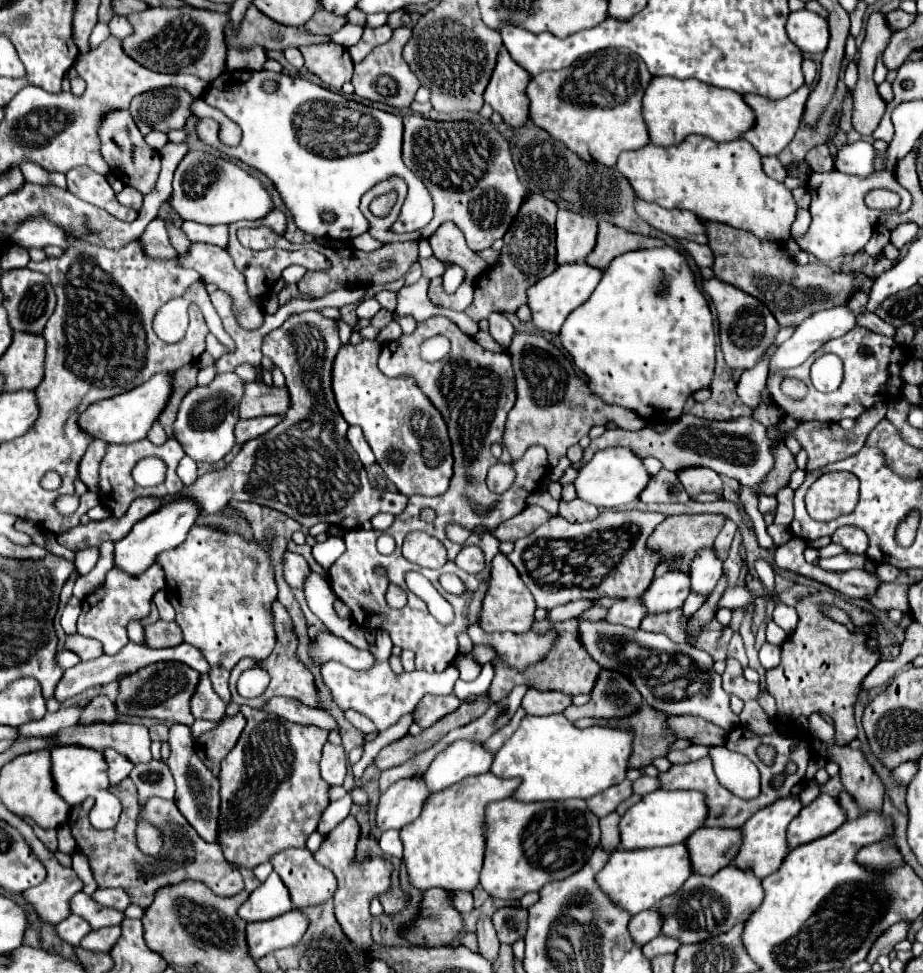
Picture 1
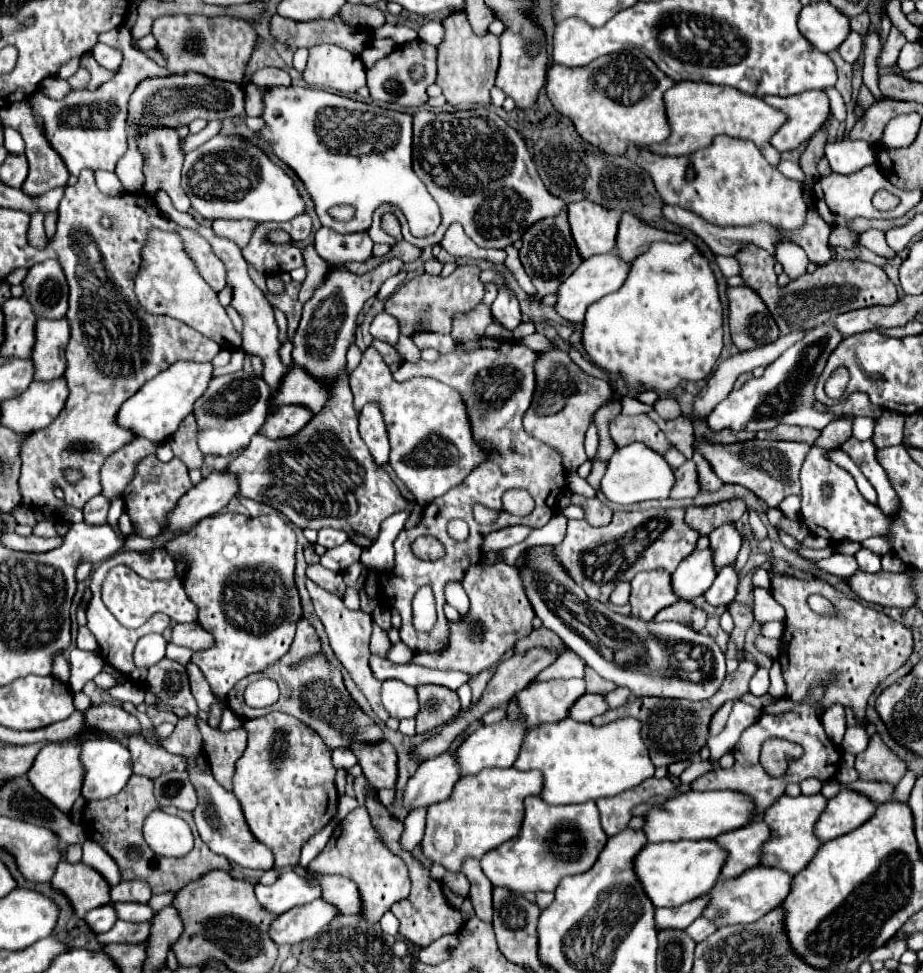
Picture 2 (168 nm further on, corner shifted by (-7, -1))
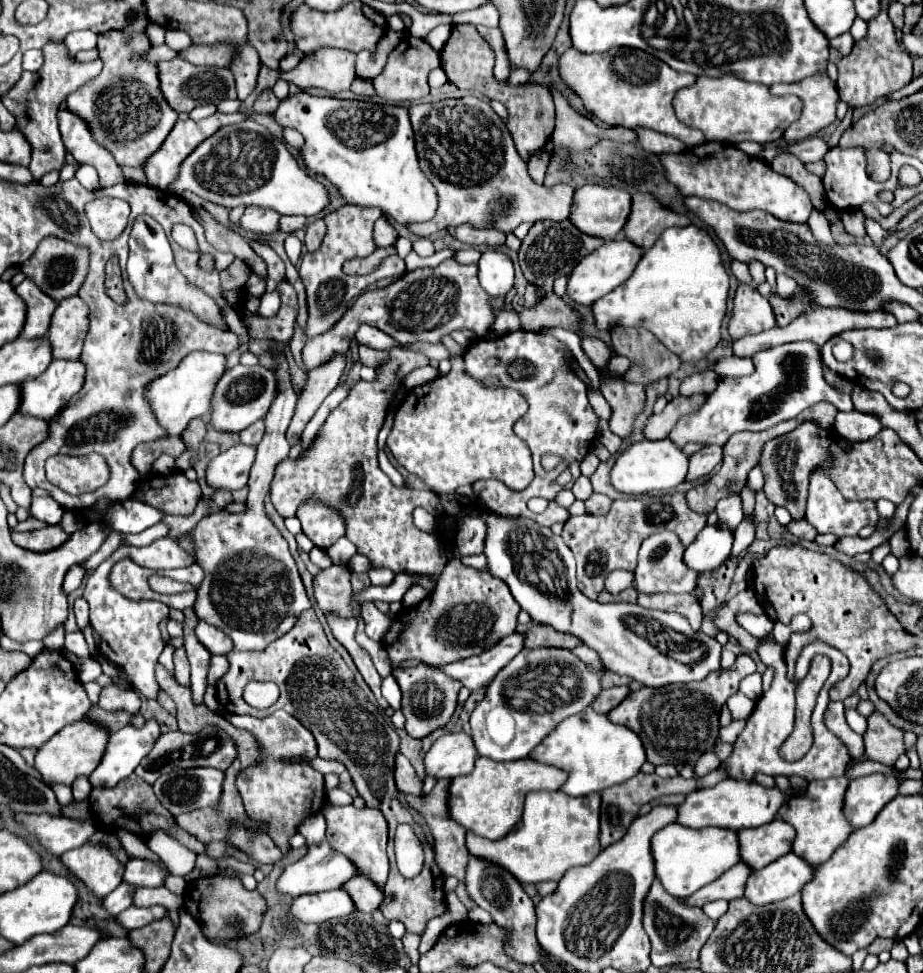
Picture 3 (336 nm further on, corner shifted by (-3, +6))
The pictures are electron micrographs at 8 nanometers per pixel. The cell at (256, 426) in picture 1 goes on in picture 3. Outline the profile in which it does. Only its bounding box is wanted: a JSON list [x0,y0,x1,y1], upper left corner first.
[287,357,345,445]

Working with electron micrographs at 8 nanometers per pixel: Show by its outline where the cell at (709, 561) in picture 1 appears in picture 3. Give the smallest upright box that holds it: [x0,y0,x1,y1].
[715,497,743,533]

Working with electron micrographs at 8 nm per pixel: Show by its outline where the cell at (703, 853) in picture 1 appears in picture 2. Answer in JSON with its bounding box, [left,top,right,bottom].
[715,820,771,878]

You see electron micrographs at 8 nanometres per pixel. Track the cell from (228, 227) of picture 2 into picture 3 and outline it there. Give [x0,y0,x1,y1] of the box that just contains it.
[241,207,279,233]

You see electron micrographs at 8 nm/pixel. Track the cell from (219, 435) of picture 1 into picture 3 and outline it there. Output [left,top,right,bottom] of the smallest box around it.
[209,365,275,433]

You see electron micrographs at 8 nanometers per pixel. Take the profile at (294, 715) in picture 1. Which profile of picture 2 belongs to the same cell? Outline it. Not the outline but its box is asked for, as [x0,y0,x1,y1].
[355,742,397,790]

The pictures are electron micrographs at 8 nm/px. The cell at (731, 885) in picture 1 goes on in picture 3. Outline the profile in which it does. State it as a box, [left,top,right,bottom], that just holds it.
[745,853,815,905]

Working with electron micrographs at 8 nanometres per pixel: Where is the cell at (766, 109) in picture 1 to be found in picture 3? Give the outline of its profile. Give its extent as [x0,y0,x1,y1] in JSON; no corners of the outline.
[769,75,839,143]

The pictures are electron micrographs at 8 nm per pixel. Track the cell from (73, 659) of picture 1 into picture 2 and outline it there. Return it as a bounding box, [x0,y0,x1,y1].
[69,648,105,692]

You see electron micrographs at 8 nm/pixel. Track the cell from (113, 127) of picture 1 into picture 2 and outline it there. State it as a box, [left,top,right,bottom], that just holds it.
[135,228,241,350]

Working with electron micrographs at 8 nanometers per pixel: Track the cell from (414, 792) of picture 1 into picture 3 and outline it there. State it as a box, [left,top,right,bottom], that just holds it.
[425,733,477,781]

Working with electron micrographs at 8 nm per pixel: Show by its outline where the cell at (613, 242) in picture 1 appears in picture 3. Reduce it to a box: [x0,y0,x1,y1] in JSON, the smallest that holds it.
[623,193,691,249]

